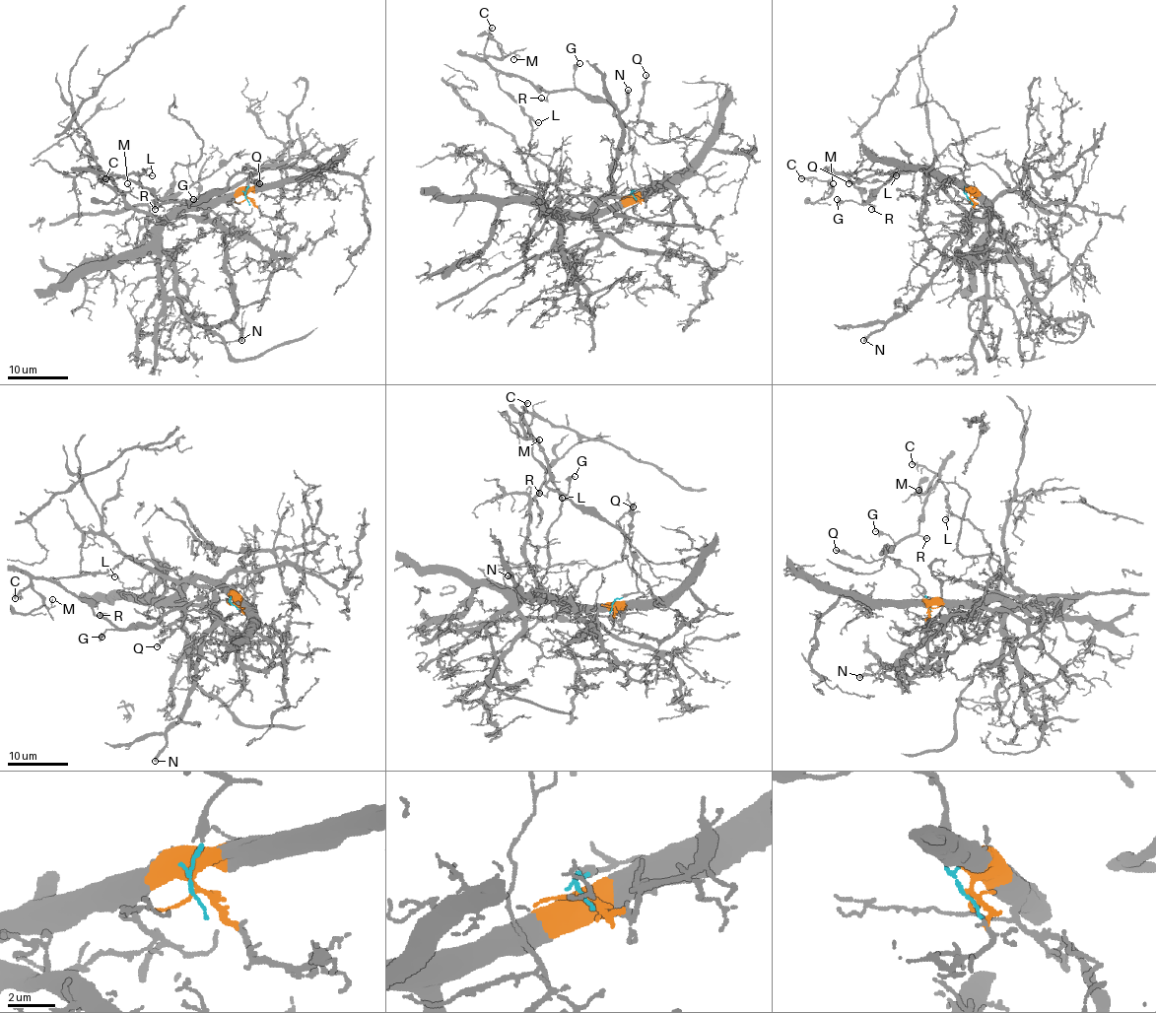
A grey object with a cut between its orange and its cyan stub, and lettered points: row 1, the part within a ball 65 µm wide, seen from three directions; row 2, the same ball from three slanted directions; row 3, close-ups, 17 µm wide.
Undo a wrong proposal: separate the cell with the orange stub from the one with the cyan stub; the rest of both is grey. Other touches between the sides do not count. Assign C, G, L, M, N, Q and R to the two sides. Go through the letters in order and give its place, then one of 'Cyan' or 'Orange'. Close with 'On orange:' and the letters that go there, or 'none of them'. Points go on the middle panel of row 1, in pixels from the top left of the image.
C: Place: (492, 28). Cyan
G: Place: (579, 63). Cyan
L: Place: (538, 122). Cyan
M: Place: (513, 59). Cyan
N: Place: (628, 90). Orange
Q: Place: (646, 75). Cyan
R: Place: (541, 98). Cyan
On orange: N

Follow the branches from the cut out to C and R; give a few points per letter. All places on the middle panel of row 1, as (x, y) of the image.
C: (633, 195), (641, 187), (628, 125), (607, 101), (581, 91), (545, 91), (497, 71), (485, 54), (492, 28)
R: (633, 195), (641, 187), (627, 124), (607, 101), (593, 101), (581, 91), (553, 91), (540, 99)

